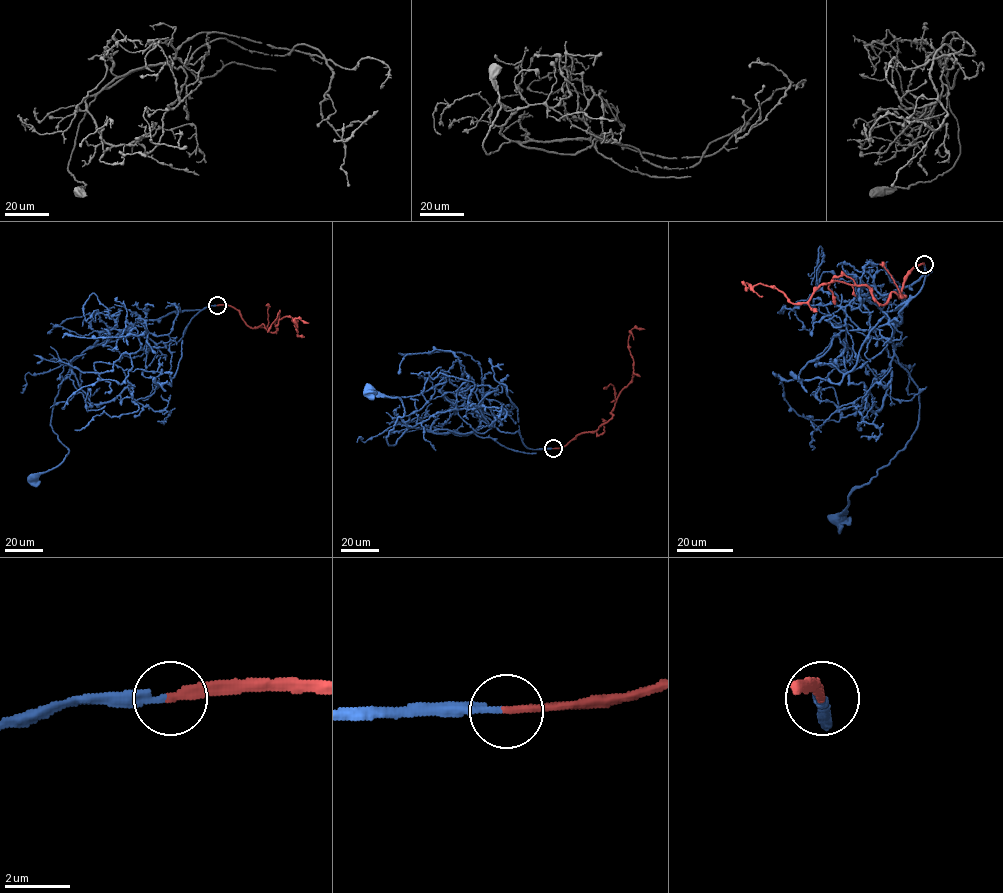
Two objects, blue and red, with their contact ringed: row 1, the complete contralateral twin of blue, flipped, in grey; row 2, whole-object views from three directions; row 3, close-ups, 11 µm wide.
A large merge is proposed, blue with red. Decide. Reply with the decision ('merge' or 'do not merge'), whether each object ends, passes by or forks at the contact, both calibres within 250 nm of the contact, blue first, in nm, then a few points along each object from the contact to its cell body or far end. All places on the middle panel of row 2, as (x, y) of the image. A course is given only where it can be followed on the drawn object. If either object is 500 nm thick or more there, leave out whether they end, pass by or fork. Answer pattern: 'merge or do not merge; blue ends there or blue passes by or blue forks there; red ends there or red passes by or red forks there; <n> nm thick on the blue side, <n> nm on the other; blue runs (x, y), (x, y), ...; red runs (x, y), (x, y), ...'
merge; blue ends there; red ends there; 220 nm thick on the blue side, 280 nm on the other; blue runs (553, 448), (528, 448), (518, 432), (483, 421), (464, 433), (408, 428), (391, 445), (403, 403), (370, 390); red runs (553, 448), (566, 445), (578, 434), (594, 432), (612, 417), (616, 398), (632, 376), (630, 330), (645, 329)

